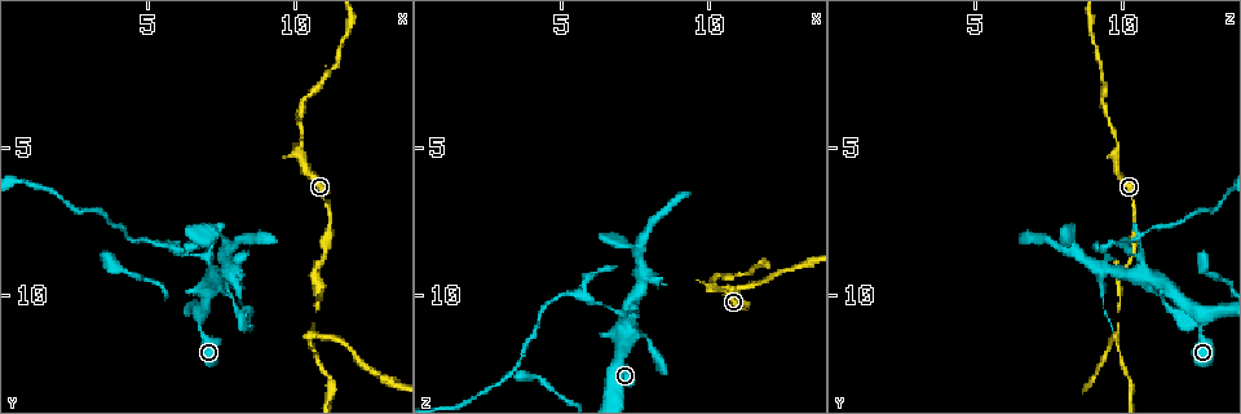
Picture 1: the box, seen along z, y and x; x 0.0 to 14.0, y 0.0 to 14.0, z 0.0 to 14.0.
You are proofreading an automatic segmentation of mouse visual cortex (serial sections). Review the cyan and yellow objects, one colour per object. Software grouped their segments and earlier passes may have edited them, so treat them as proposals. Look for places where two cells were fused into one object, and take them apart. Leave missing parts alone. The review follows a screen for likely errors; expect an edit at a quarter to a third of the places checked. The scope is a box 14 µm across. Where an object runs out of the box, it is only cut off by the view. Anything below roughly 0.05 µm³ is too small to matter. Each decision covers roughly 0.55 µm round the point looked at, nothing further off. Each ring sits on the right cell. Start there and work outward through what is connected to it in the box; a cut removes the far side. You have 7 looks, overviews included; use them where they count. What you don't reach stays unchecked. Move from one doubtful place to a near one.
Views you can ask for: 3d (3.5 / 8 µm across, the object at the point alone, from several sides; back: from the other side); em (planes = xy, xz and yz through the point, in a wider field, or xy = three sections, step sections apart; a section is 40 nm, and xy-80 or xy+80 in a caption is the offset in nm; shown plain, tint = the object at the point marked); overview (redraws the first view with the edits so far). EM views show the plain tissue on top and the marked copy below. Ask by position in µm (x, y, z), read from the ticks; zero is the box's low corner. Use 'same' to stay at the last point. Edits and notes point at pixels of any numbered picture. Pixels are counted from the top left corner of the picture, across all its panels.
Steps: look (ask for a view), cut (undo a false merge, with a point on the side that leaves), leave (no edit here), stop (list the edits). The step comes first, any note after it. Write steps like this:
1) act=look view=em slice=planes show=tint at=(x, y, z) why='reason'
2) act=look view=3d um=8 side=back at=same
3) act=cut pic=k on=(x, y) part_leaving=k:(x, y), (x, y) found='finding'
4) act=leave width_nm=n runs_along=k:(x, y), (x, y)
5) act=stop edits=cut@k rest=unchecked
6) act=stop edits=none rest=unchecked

act=look view=3d um=3.5 at=(10.5, 11.2, 9.9) why='three arms meet'

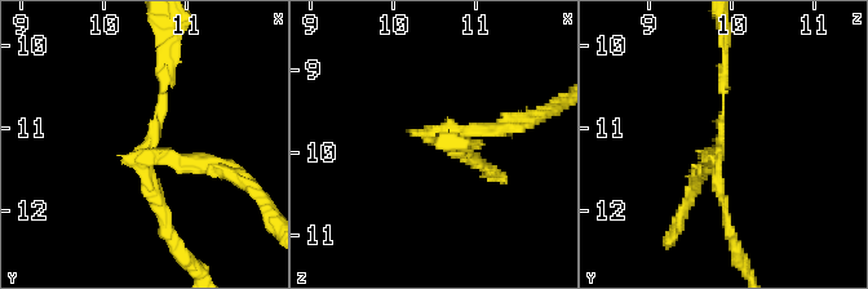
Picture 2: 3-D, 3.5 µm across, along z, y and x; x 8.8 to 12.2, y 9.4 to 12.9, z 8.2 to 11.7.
act=look view=em slice=planes show=tint at=(10.50, 11.25, 9.85) arms=3 arm_widths_nm=100,150,150 why='shape alone is not enough'

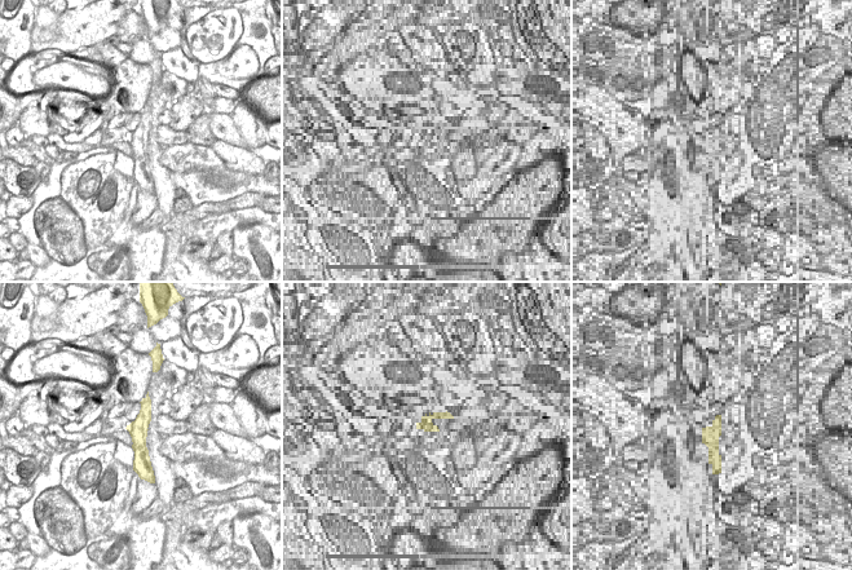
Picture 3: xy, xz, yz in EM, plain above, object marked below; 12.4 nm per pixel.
act=cut pic=2 on=(481, 129) part_leaving=2:(433, 134), (444, 128), (492, 130), (548, 111) found='two cells meet here'

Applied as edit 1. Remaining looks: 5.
act=look view=overview

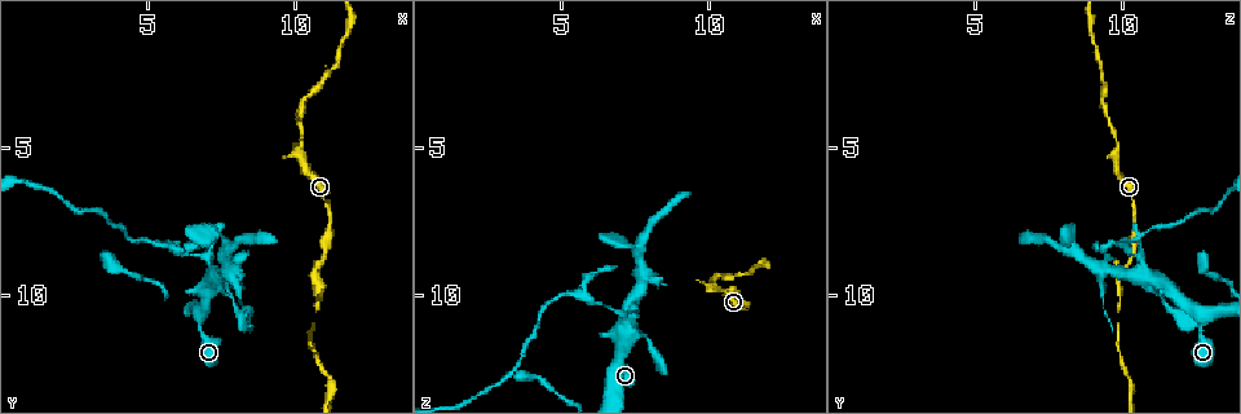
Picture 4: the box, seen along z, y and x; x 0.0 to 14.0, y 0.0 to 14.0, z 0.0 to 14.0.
act=look view=3d um=3.5 at=(6.9, 9.8, 11.6) why='thin arm on a thick one'

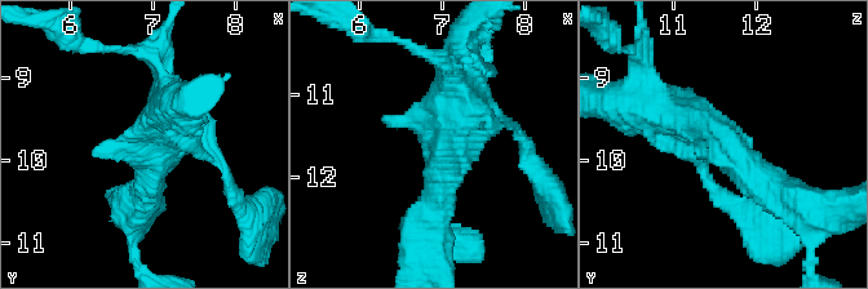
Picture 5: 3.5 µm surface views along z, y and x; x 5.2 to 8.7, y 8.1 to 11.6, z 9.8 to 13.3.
act=look view=em slice=xy step=2 show=tint at=(7.05, 9.90, 11.65)

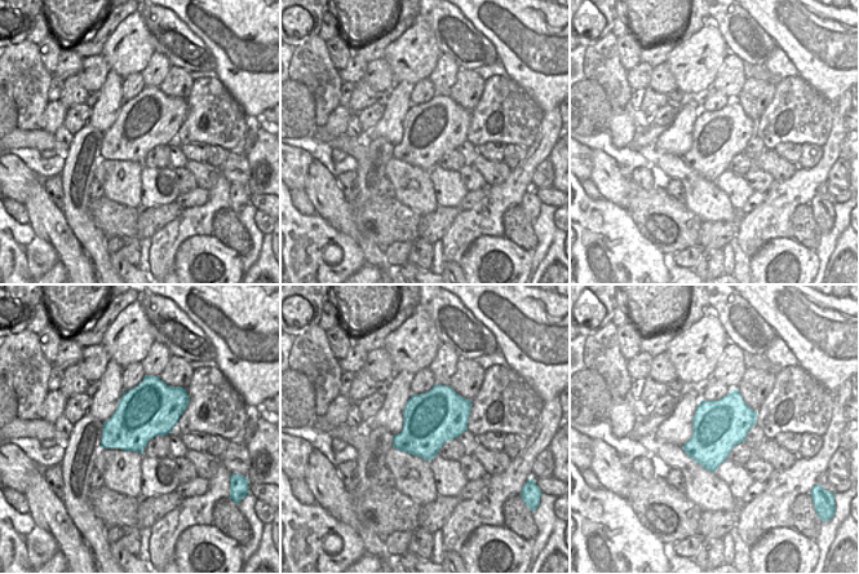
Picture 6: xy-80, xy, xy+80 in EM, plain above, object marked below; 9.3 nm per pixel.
act=leave width_nm=500 runs_along=5:(795, 196), (661, 110) found='one cell here'

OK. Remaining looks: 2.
act=look view=3d um=3.5 at=(5.7, 8.4, 10.1)

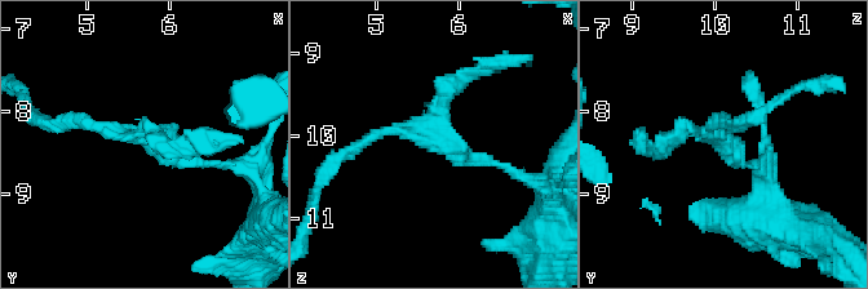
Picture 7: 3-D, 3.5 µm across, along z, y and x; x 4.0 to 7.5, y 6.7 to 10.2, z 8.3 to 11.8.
act=look view=em slice=xy step=5 show=tint at=(5.80, 8.35, 10.10) arms=3 arm_widths_nm=100,150,200 why='shape alone is not enough'

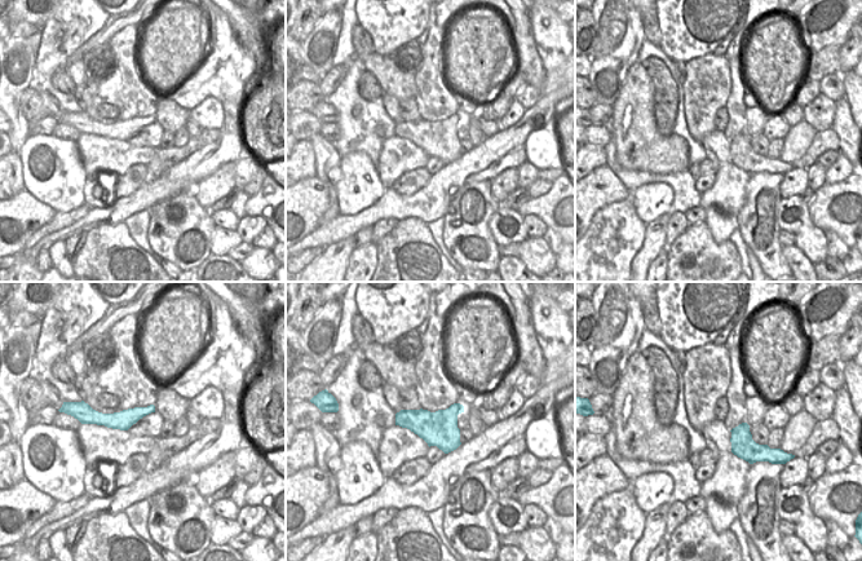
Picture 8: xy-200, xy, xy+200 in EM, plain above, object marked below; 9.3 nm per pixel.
act=cut pic=7 on=(419, 120) part_leaving=7:(456, 151), (381, 130), (345, 154) found='two cells meet here'

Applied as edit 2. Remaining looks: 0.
act=stop edits=cut@2,cut@7 rest=unchecked

